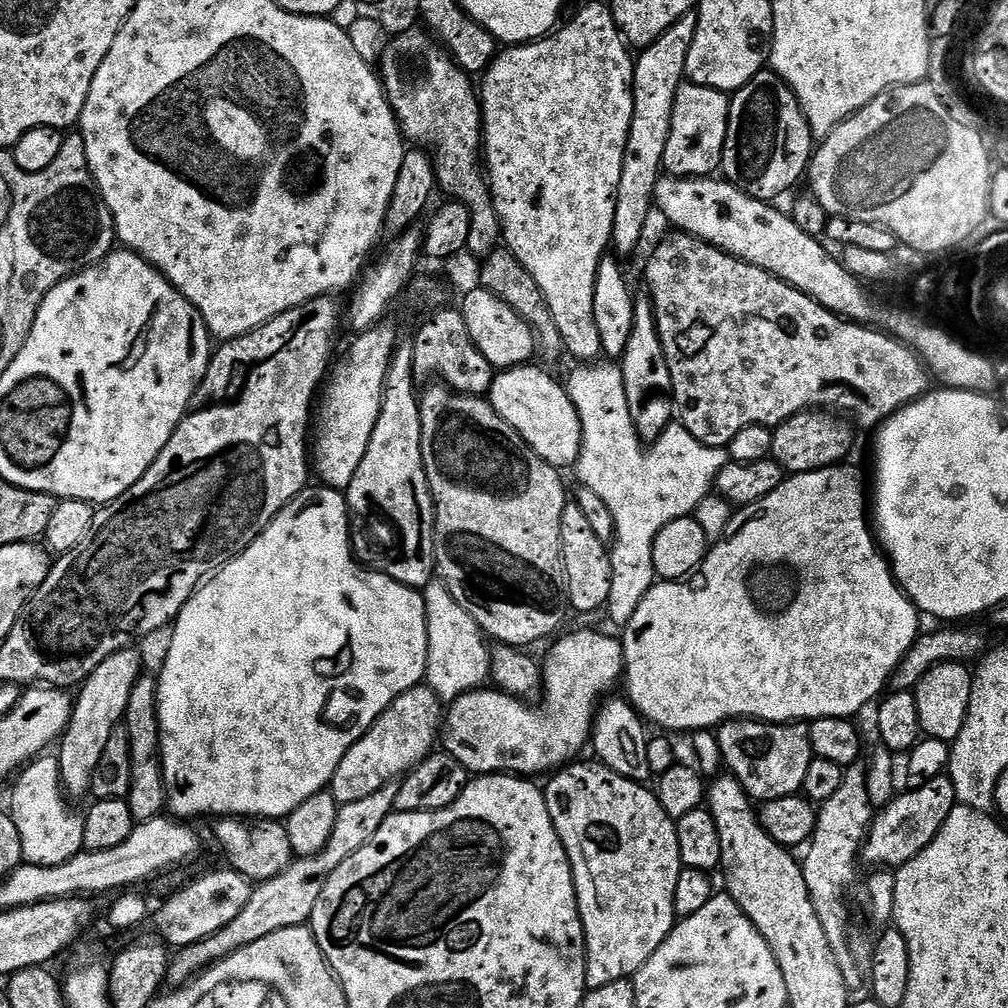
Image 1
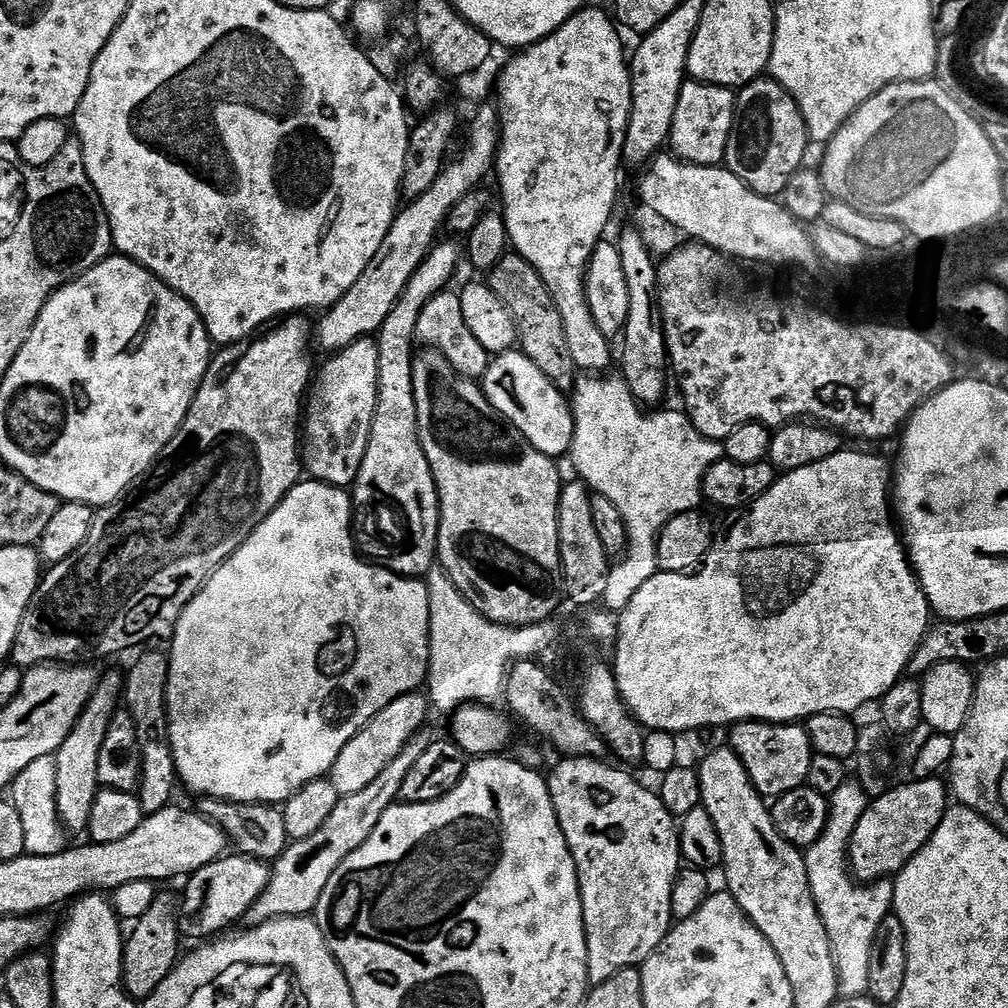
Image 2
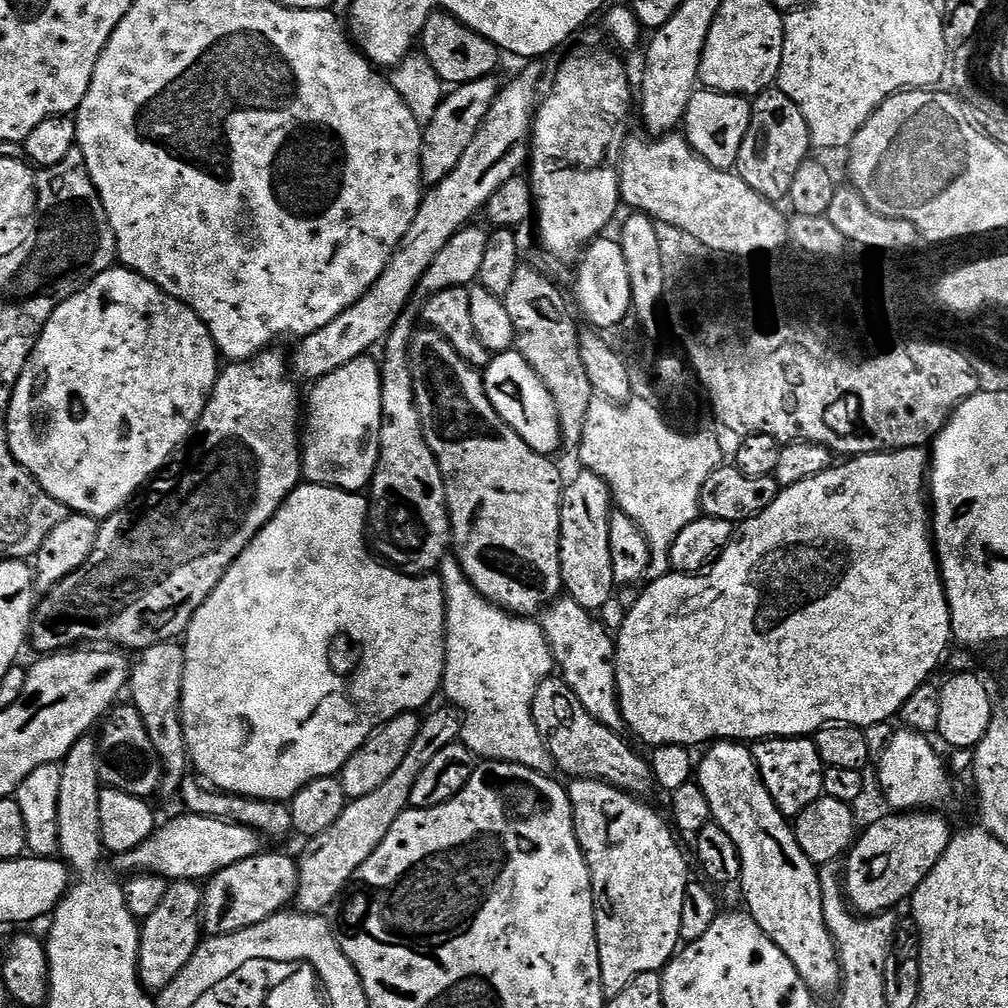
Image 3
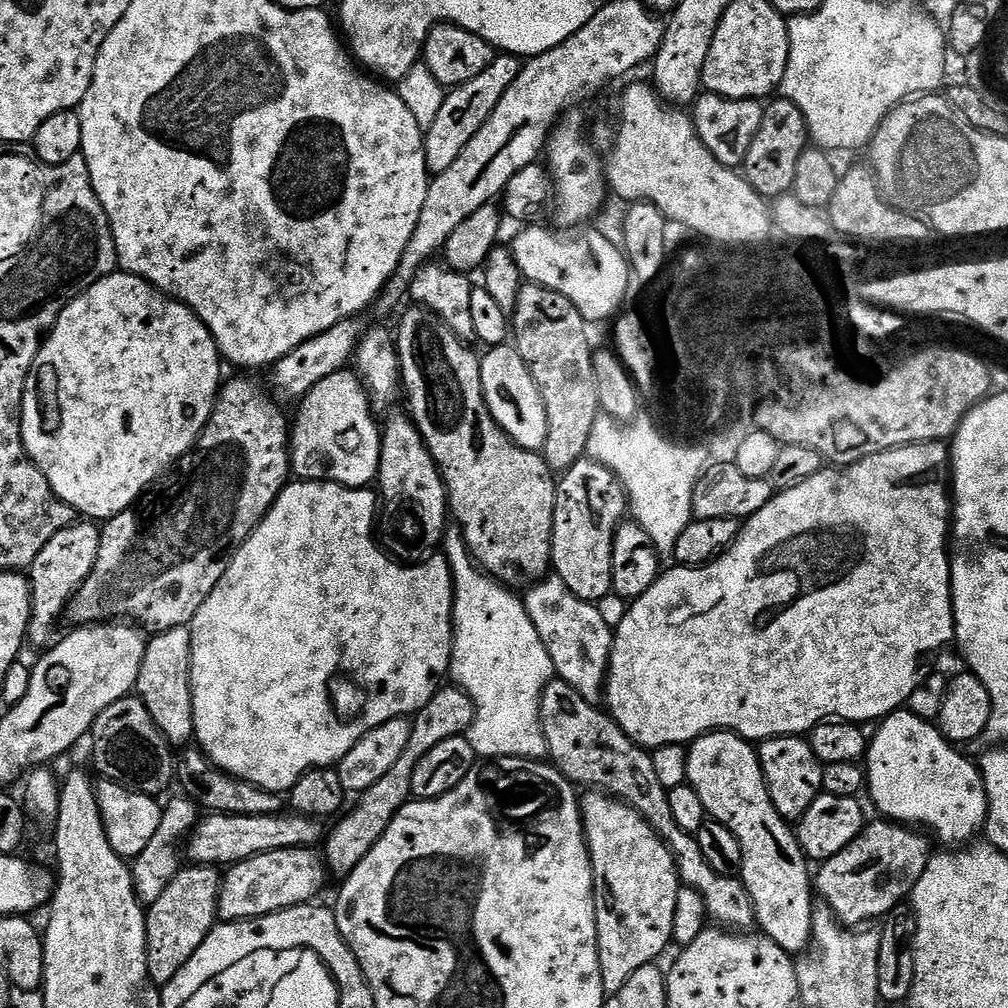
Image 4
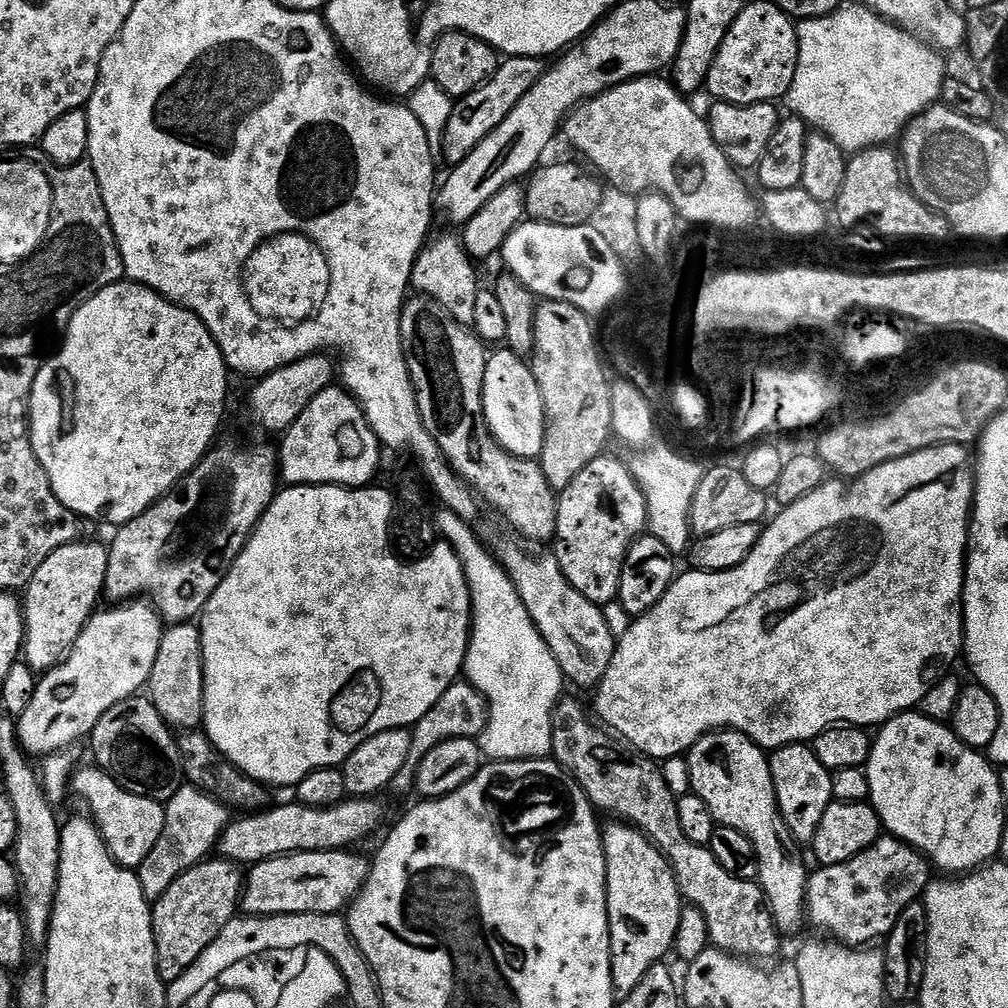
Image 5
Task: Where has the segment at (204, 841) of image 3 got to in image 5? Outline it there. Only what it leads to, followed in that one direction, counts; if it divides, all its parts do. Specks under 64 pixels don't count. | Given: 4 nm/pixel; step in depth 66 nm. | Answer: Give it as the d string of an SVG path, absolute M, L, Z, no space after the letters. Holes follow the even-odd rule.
M345 798L340 804L329 808L311 808L299 802L284 804L281 808L275 806L261 810L243 818L233 819L228 827L220 833L218 852L225 860L233 861L241 866L260 864L275 856L289 856L292 852L334 852L348 850L359 840L364 840L384 820L384 808L376 798Z

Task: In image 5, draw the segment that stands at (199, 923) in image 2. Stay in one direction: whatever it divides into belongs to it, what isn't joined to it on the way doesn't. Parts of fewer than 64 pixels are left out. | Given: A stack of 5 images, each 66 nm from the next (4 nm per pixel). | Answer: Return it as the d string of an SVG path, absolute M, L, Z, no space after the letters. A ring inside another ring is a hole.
M348 850L334 852L292 852L289 856L275 856L264 860L260 864L251 865L247 869L242 893L242 908L249 917L259 918L262 916L301 916L316 912L320 916L340 914L351 905L360 893L365 882L368 881L367 859L360 856L351 856Z

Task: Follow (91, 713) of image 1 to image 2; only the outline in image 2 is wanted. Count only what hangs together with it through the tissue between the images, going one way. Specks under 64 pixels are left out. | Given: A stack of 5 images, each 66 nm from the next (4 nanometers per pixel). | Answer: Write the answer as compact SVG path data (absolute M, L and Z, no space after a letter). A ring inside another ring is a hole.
M112 672L101 679L95 694L78 718L74 730L66 738L62 749L62 771L58 774L58 814L69 833L87 833L90 822L90 810L94 810L94 798L101 791L98 782L98 754L102 750L102 741L106 738L106 726L118 710L122 700L122 676Z

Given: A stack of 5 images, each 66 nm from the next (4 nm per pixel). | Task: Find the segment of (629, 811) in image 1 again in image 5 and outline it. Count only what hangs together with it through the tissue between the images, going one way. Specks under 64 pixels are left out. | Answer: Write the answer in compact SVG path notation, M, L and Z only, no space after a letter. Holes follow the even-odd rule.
M612 822L612 825L608 829L603 829L602 843L604 845L605 852L605 882L607 884L607 908L608 908L608 932L609 942L608 946L611 949L612 954L612 987L617 997L623 998L630 995L631 991L638 986L638 982L642 981L642 978L655 964L661 963L665 959L663 957L667 952L673 951L676 935L678 934L678 918L680 917L680 910L682 907L682 897L680 894L680 888L676 884L676 875L672 873L672 868L668 864L668 859L660 852L659 848L640 831L639 828L632 827L627 822Z

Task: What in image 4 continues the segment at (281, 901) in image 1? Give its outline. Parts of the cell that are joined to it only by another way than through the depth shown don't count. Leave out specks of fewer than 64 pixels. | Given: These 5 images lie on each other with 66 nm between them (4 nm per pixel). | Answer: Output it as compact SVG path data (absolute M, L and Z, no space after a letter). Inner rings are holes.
M441 687L440 691L434 694L434 698L426 702L424 709L416 713L411 721L410 742L402 752L402 758L398 758L398 766L394 766L394 770L390 770L390 774L386 774L382 782L370 786L370 790L359 797L360 805L345 820L340 821L333 832L331 829L327 833L322 844L322 856L331 871L333 868L334 871L340 872L339 874L347 874L356 869L358 862L362 862L362 858L370 854L370 850L380 841L382 834L386 834L396 813L409 803L412 796L412 779L418 762L422 762L422 758L426 758L426 754L430 754L430 750L438 746L438 742L464 736L475 720L474 702L461 688Z

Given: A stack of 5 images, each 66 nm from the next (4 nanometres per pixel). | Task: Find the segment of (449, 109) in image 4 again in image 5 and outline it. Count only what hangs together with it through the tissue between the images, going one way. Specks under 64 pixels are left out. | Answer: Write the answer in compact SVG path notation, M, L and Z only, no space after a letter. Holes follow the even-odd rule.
M510 56L501 59L496 73L487 82L455 101L453 113L444 130L443 159L448 159L452 166L461 164L504 121L506 114L518 106L520 99L536 85L545 70L545 61L539 56Z

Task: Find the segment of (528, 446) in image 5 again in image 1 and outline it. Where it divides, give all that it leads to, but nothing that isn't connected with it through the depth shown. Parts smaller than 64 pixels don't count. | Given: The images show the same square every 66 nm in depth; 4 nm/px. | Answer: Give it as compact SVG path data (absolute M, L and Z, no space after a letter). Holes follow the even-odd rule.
M533 366L505 368L495 373L490 403L518 434L543 458L557 470L571 469L580 459L582 446L582 422L578 410L568 397L567 387L560 384L548 372Z

